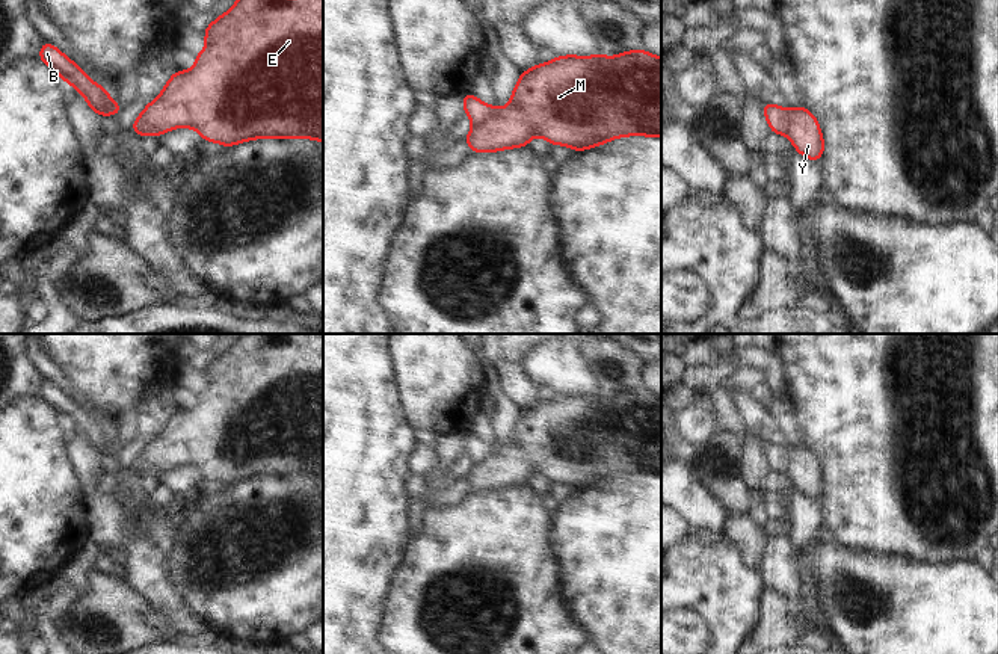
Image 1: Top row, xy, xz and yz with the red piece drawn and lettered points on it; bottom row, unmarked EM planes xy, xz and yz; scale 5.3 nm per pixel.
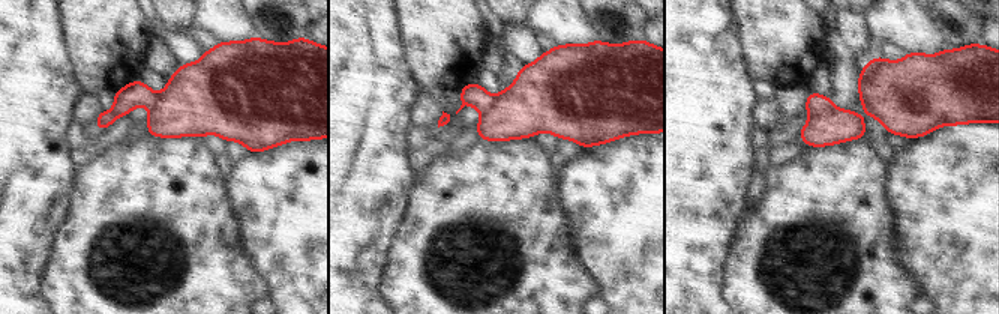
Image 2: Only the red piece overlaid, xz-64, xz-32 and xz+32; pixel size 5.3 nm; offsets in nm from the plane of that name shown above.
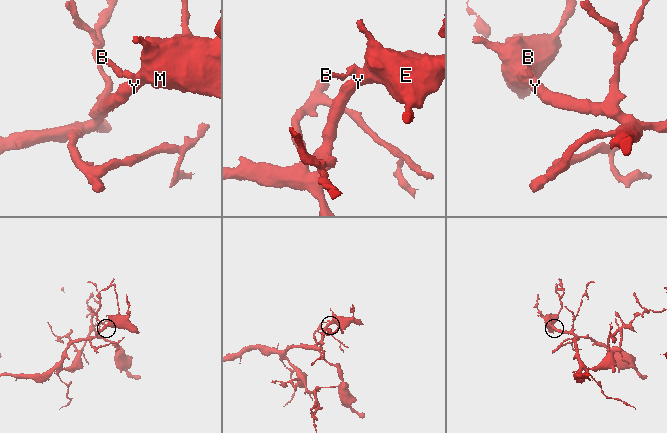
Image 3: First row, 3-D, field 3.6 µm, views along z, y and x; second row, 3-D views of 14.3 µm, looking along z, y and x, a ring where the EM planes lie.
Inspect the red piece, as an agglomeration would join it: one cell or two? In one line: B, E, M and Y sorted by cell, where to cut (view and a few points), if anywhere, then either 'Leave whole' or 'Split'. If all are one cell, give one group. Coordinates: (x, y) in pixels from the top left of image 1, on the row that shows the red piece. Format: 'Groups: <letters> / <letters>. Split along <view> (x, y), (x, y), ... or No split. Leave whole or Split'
Groups: B / E M Y. Split along xy (141, 114), (145, 130), (138, 133). Split

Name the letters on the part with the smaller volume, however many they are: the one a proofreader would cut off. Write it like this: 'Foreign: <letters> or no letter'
Foreign: B

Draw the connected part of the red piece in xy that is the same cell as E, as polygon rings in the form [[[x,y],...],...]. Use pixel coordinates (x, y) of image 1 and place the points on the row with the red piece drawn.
[[[237,0],[205,30],[207,47],[195,56],[190,71],[175,71],[162,94],[142,112],[145,133],[139,137],[177,127],[199,131],[202,140],[223,147],[273,137],[306,137],[323,143],[323,0]]]

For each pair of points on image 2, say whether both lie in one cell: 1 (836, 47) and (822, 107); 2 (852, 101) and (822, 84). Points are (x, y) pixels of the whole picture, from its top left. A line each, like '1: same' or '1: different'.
1: same
2: different

